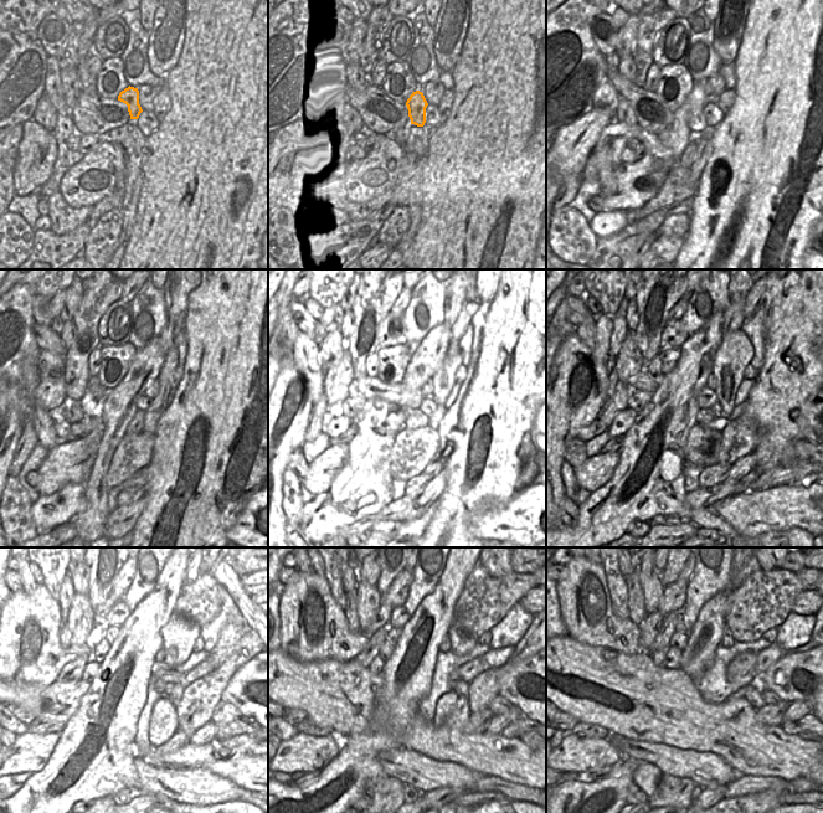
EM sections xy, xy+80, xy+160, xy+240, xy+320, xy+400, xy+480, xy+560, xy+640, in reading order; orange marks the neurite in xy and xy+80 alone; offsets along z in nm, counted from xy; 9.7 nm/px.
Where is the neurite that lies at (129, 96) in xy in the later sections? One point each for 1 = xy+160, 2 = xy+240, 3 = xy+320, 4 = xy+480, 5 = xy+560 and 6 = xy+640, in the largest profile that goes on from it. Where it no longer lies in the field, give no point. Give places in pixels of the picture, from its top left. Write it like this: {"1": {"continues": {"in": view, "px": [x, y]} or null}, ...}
{"1": {"continues": {"in": "xy+160", "px": [697, 122]}}, "2": {"continues": {"in": "xy+240", "px": [142, 402]}}, "3": {"continues": {"in": "xy+320", "px": [427, 406]}}, "4": {"continues": {"in": "xy+480", "px": [174, 691]}}, "5": {"continues": {"in": "xy+560", "px": [461, 688]}}, "6": {"continues": {"in": "xy+640", "px": [754, 696]}}}

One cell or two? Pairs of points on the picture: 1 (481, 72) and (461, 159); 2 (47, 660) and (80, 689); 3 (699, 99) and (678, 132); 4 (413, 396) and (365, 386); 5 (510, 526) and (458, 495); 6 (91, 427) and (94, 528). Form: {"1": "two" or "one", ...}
{"1": "one", "2": "two", "3": "one", "4": "one", "5": "two", "6": "two"}

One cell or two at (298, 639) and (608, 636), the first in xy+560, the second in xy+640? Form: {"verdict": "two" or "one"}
{"verdict": "one"}

